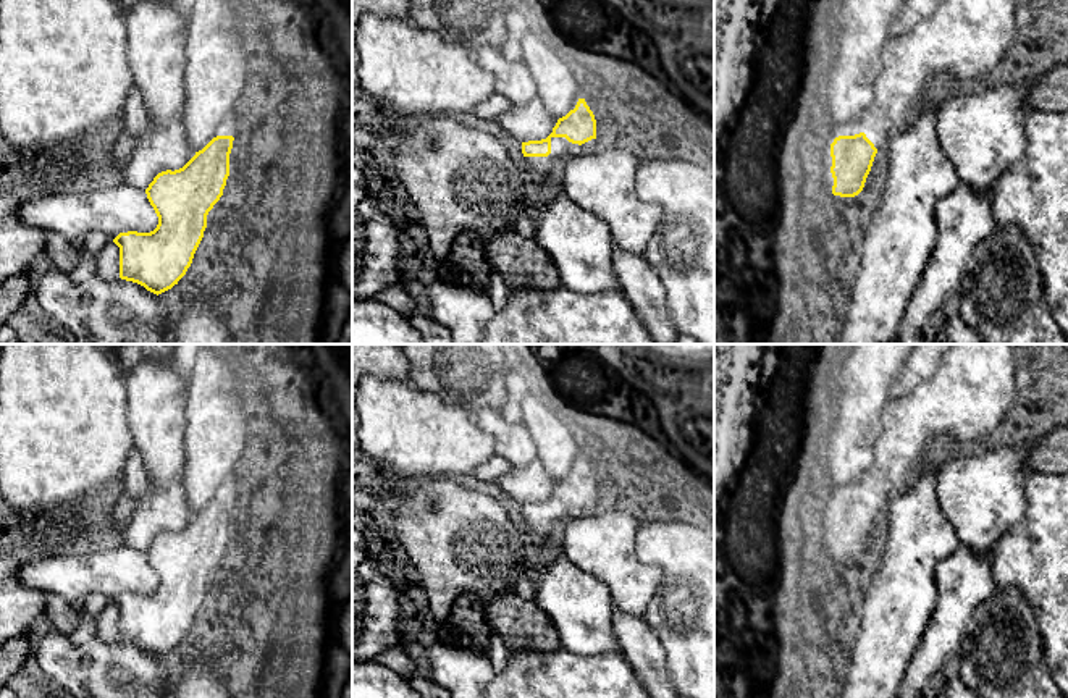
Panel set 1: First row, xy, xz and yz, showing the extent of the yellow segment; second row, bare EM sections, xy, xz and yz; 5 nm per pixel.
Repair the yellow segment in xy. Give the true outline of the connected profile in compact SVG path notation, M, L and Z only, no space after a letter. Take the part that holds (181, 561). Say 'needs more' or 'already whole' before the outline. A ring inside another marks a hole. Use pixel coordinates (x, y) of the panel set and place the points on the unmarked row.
already whole; M217 498L179 532L158 535L145 551L158 587L150 595L120 595L120 640L153 656L186 637L207 590L207 577L229 538L233 498Z

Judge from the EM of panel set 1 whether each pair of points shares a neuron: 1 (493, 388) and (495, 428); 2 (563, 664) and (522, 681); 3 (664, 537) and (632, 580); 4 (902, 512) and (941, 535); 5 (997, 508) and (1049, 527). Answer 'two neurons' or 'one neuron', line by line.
1: two neurons
2: one neuron
3: two neurons
4: one neuron
5: two neurons

